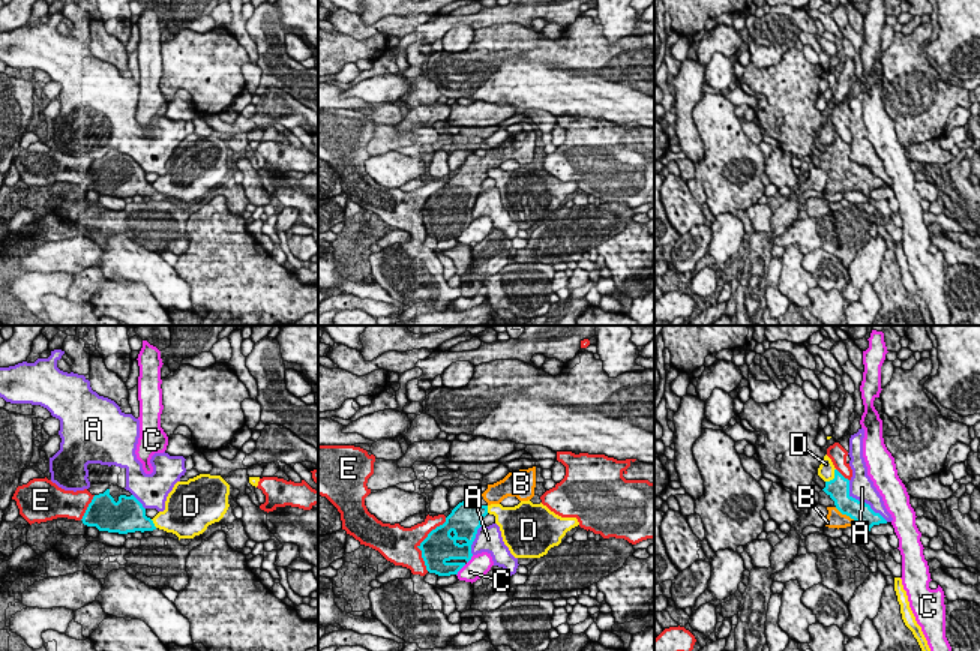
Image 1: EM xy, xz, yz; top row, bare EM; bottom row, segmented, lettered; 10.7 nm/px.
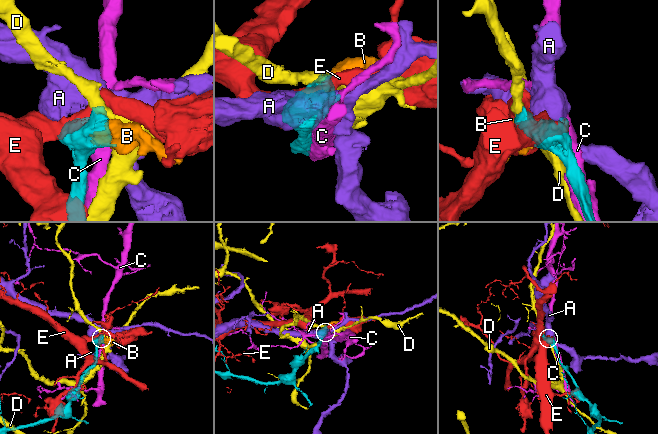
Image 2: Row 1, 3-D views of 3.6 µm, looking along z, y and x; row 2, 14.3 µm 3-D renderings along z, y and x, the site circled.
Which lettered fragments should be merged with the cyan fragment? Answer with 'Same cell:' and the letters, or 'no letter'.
Same cell: B

